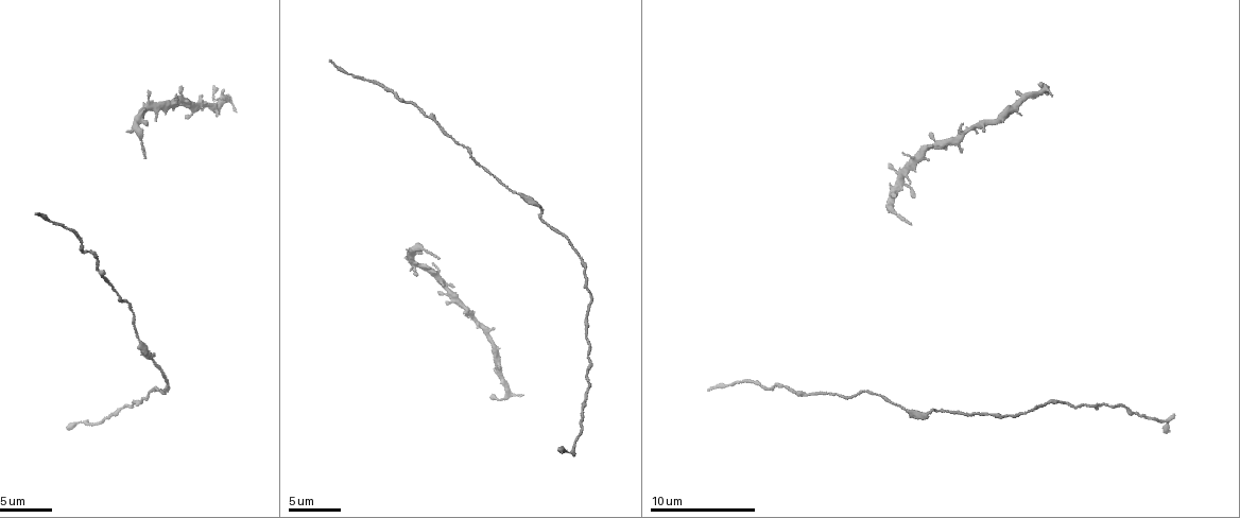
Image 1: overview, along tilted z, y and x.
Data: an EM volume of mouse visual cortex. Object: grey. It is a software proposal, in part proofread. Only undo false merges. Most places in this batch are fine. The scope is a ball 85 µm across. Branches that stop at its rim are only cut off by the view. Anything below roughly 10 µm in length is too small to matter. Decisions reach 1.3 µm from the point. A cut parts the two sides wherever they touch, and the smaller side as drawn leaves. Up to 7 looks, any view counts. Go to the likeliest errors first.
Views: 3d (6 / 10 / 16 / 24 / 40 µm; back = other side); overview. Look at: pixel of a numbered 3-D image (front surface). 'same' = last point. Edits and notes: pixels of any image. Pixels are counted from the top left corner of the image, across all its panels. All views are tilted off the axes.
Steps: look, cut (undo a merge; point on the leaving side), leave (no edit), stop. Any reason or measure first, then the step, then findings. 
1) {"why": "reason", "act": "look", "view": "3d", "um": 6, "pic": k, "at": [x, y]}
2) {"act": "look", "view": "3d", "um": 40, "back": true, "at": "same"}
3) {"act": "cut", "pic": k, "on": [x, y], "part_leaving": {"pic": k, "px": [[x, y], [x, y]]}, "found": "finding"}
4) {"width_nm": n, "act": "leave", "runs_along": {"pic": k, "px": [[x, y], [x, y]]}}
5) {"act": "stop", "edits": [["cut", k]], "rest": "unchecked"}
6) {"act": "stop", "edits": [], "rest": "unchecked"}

{"why": "calibre changes", "act": "look", "view": "3d", "um": 10, "pic": 1, "at": [140, 138]}

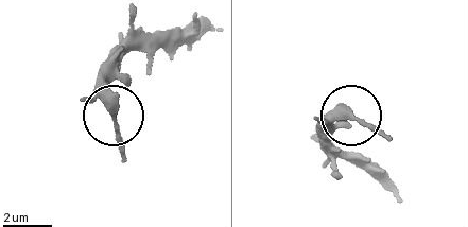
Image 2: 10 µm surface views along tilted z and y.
{"act": "leave", "found": "continuous, no second neuron"}

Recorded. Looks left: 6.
{"why": "calibre changes", "act": "look", "view": "3d", "um": 6, "pic": 1, "at": [1080, 404]}

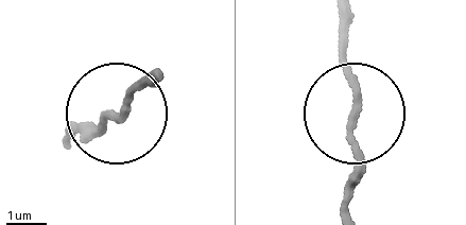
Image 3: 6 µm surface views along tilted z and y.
{"act": "leave", "runs_along": {"pic": 3, "px": [[159, 80], [123, 102], [119, 120], [64, 135]]}, "found": "all the same neuron"}

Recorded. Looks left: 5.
{"why": "calibre changes", "act": "look", "view": "3d", "um": 10, "pic": 1, "at": [923, 414]}

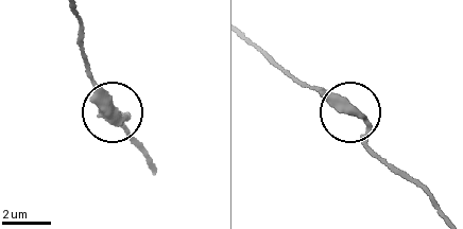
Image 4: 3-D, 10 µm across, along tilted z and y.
{"why": "other side", "act": "look", "view": "3d", "um": 10, "back": true, "pic": 4, "at": [117, 117]}

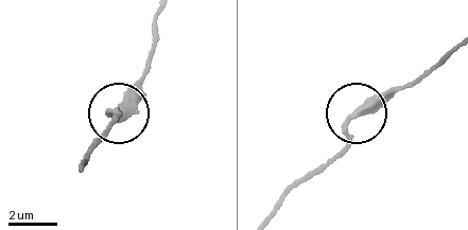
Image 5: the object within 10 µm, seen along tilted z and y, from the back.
{"act": "leave", "found": "all the same neuron"}

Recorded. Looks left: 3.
{"act": "stop", "edits": [], "rest": "unchecked"}

